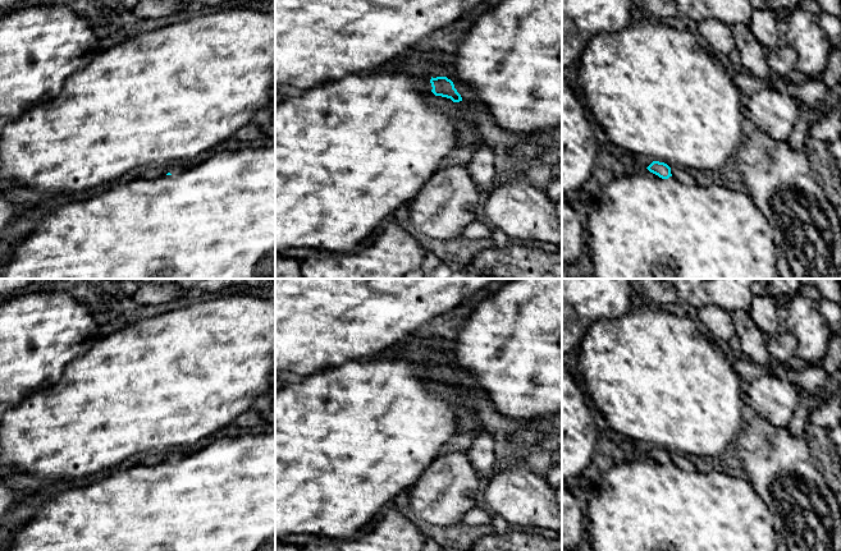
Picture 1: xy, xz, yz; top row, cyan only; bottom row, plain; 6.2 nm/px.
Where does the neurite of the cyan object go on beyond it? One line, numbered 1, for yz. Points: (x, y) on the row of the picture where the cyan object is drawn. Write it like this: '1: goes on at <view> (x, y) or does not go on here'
1: goes on at yz (684, 175)

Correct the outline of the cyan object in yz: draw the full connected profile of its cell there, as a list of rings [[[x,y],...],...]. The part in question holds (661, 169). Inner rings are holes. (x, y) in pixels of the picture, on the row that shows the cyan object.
[[[653,161],[646,169],[662,179],[668,179],[669,176],[673,176],[676,180],[686,185],[693,185],[696,183],[696,179],[690,173],[690,170],[680,166],[669,167],[664,162]]]

